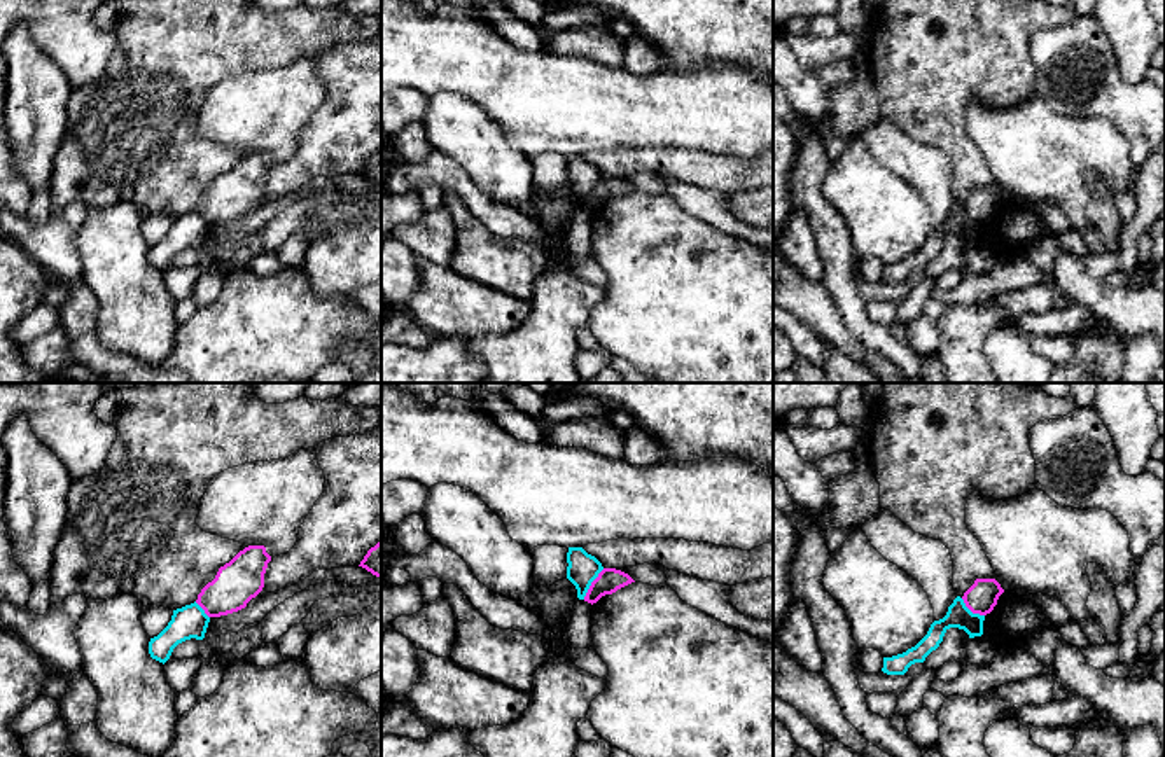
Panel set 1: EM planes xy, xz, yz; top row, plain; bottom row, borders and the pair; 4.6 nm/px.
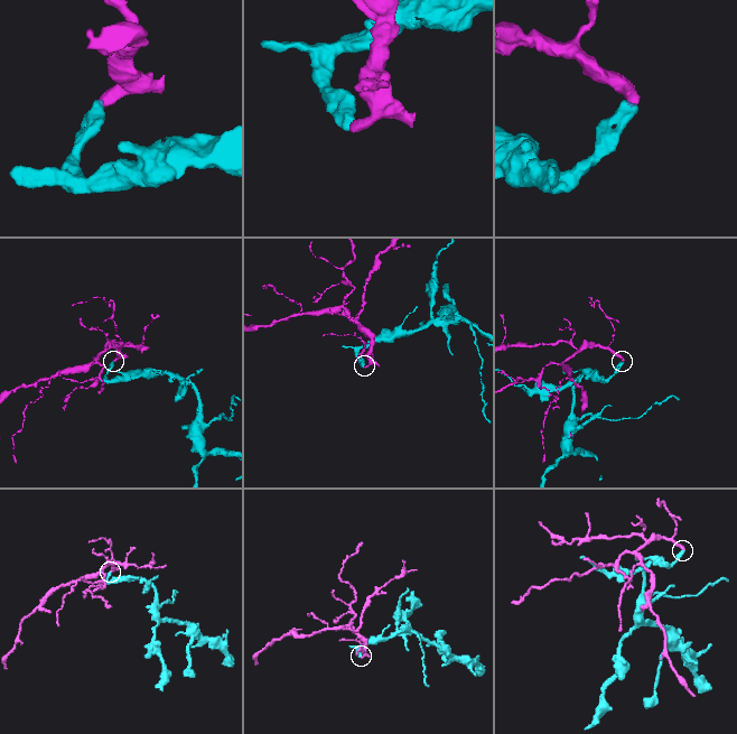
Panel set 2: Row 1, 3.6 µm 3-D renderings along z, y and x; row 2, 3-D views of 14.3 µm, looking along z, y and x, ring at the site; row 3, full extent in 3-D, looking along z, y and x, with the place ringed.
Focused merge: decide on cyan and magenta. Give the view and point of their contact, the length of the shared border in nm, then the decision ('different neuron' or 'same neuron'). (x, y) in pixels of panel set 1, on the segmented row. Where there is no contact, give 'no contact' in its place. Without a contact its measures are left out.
xz (590, 584) | 170 nm | different neuron

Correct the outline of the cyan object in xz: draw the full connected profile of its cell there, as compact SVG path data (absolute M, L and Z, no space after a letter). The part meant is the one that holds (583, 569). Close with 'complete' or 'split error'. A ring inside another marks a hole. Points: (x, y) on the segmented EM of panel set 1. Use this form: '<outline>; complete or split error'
M569 547L567 563L567 579L576 586L577 598L584 600L591 582L598 577L603 566L582 547Z; complete

